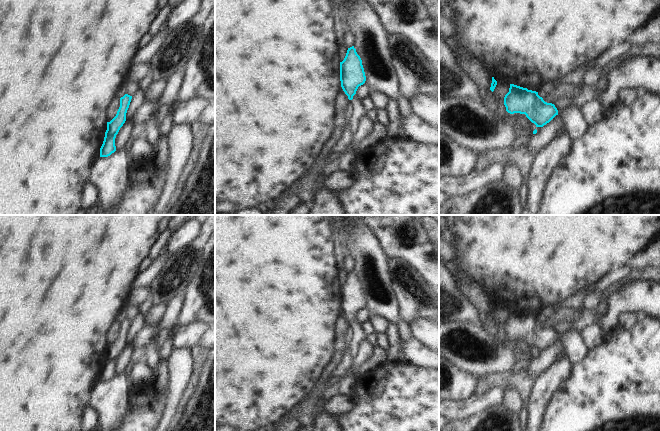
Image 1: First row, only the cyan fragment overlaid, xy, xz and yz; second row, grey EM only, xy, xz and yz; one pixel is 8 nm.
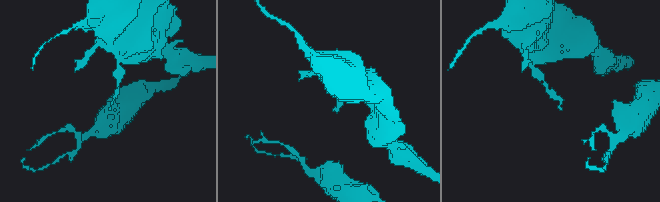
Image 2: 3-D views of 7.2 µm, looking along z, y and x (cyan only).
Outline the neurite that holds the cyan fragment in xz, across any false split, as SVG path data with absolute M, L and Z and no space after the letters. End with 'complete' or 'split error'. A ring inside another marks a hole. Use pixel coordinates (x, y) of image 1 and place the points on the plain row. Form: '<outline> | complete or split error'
M354 270L348 272L344 284L340 286L340 305L349 324L353 323L358 311L366 305L362 284Z | complete

